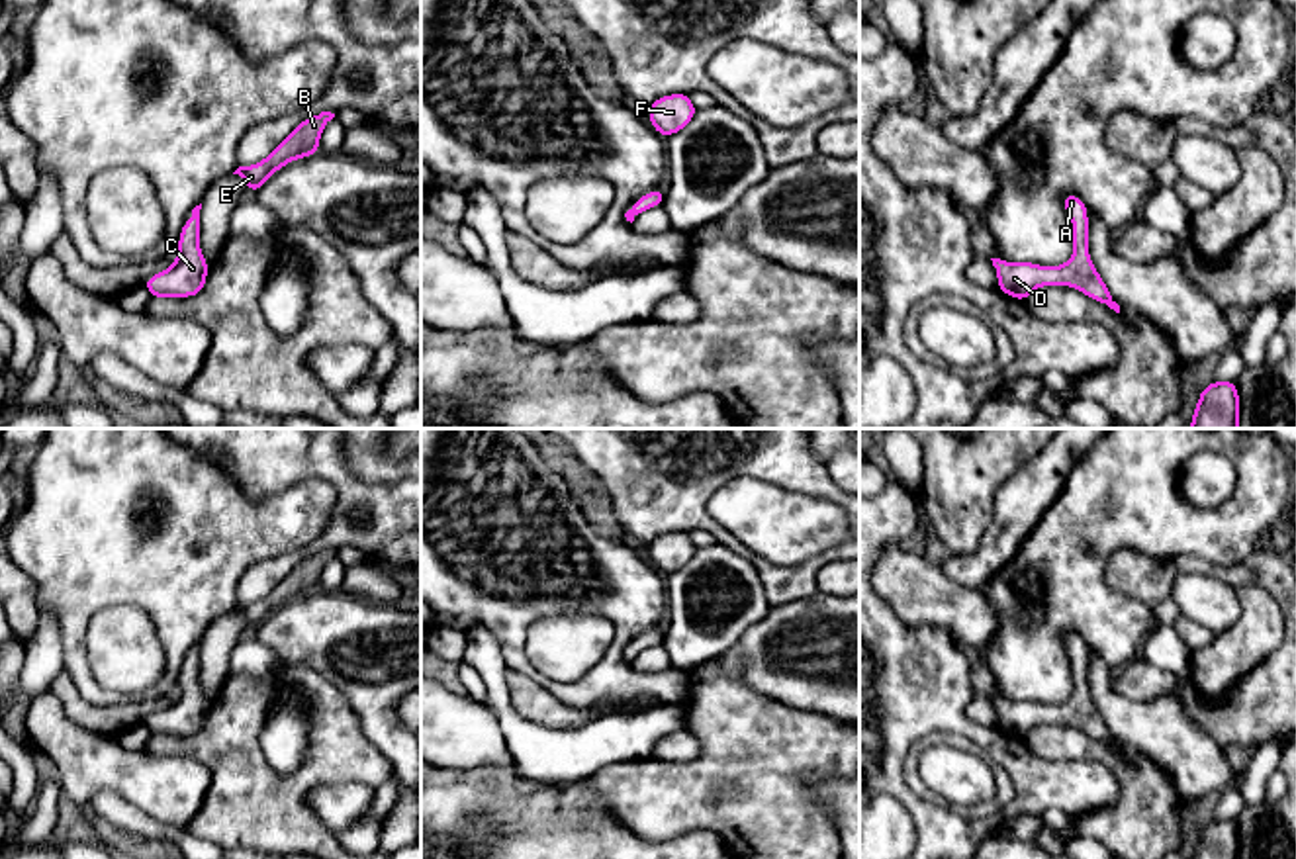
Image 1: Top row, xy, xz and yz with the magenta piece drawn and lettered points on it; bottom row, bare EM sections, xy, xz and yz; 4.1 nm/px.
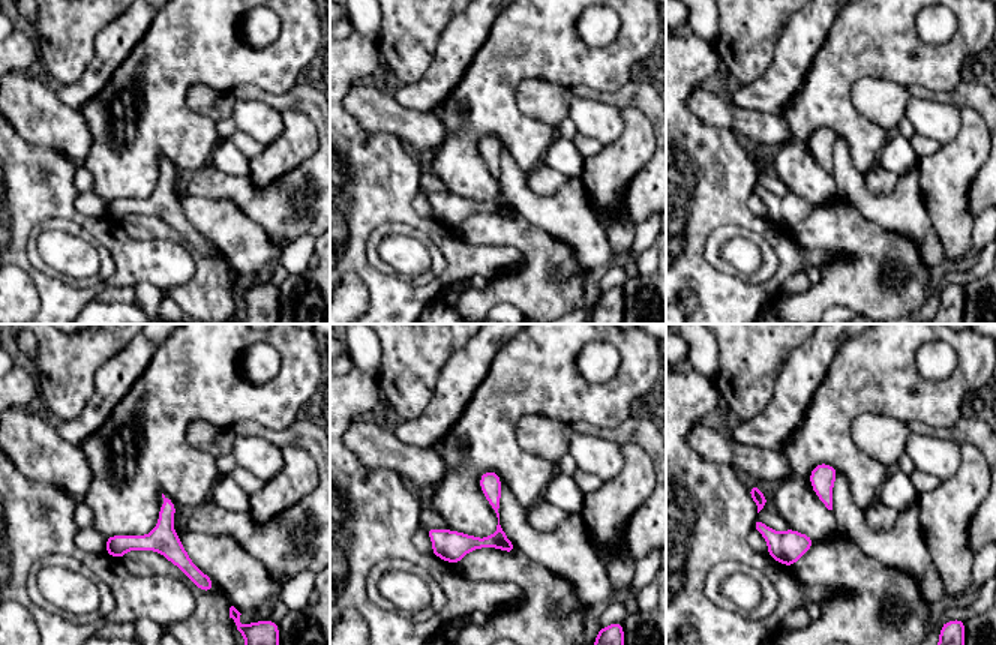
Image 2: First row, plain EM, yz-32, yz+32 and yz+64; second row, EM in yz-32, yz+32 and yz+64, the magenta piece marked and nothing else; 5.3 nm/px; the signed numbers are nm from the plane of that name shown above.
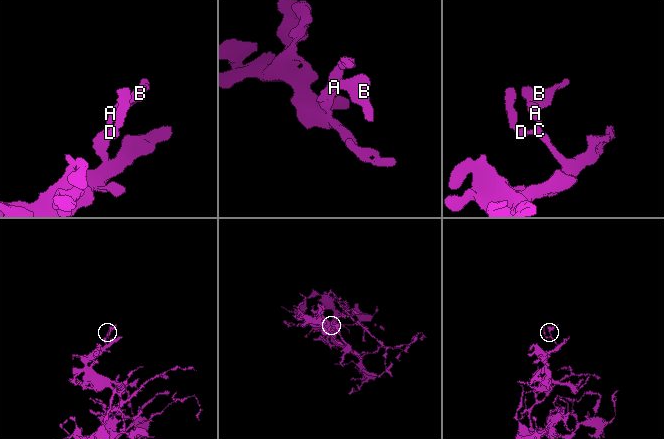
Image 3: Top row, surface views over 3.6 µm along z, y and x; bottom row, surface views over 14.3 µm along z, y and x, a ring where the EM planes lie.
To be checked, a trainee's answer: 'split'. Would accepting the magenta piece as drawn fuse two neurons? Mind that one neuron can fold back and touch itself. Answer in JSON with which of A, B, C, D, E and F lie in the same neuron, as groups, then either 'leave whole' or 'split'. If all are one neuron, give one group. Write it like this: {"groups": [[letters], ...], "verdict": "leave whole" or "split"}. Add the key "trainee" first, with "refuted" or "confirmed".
{"trainee": "refuted", "groups": [["A", "B", "C", "D", "E", "F"]], "verdict": "leave whole"}

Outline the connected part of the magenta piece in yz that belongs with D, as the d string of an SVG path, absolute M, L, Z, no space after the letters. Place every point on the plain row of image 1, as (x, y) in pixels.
M1075 632L1063 634L1065 650L1075 663L1073 667L1073 693L1071 699L1061 704L1040 704L1034 701L1006 701L991 697L996 708L998 724L1002 732L1014 738L1028 738L1028 734L1041 724L1071 724L1094 740L1106 742L1120 751L1120 744L1114 740L1104 718L1098 714L1096 704L1088 693L1088 648Z

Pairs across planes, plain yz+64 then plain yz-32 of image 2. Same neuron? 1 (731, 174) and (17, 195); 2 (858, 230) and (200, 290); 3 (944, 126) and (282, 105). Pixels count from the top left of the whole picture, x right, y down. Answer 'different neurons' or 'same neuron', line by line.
1: same neuron
2: same neuron
3: different neurons

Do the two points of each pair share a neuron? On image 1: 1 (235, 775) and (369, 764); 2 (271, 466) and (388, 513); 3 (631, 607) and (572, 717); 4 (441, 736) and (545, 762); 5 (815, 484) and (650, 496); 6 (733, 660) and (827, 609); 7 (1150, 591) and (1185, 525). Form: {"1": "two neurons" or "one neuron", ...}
{"1": "one neuron", "2": "one neuron", "3": "two neurons", "4": "two neurons", "5": "one neuron", "6": "one neuron", "7": "two neurons"}

